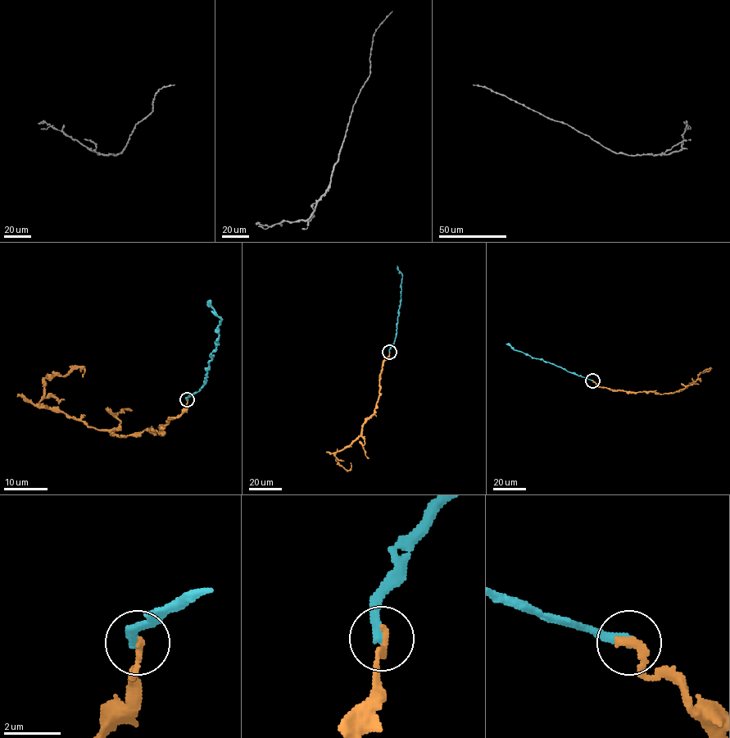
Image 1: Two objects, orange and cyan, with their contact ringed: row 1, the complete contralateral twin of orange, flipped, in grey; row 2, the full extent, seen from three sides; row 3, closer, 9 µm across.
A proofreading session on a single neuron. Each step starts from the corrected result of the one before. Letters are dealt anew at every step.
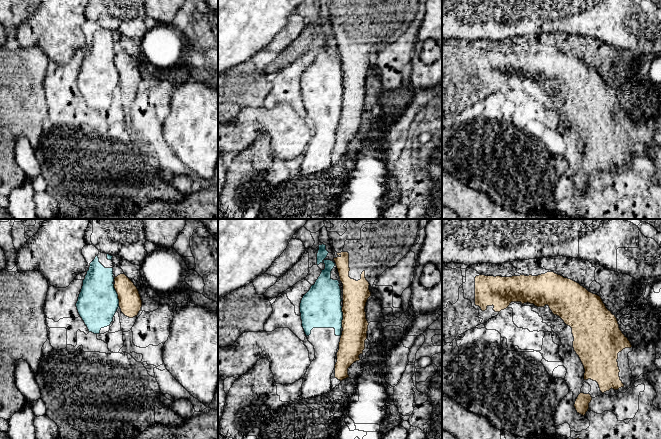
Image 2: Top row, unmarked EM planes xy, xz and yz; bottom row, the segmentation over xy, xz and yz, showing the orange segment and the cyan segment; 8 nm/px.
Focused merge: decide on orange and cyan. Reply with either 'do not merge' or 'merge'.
do not merge

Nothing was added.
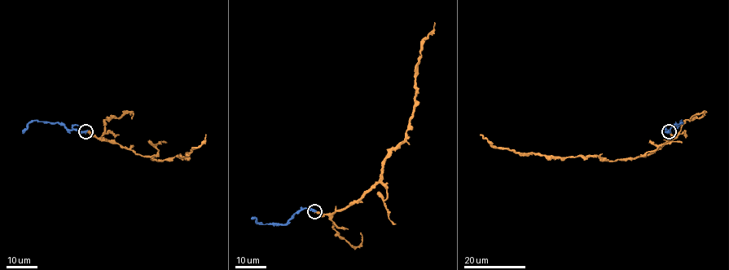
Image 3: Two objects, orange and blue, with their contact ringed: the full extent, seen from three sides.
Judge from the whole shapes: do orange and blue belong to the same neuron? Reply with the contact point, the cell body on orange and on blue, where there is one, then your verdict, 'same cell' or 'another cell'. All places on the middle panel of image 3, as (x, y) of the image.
(314, 211) | orange none | blue none | same cell

